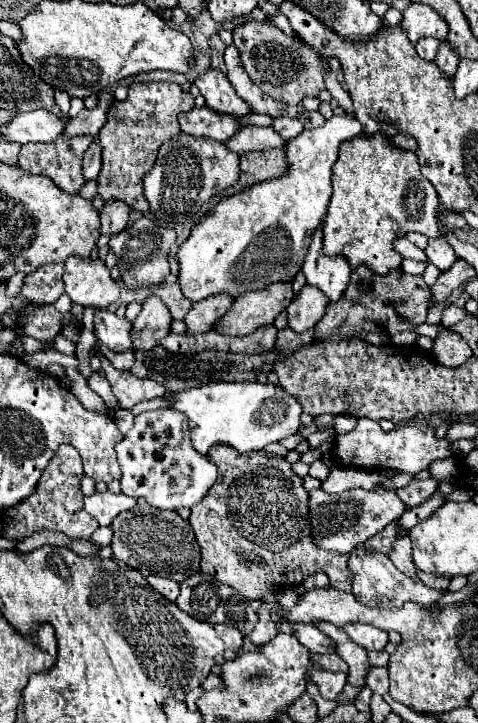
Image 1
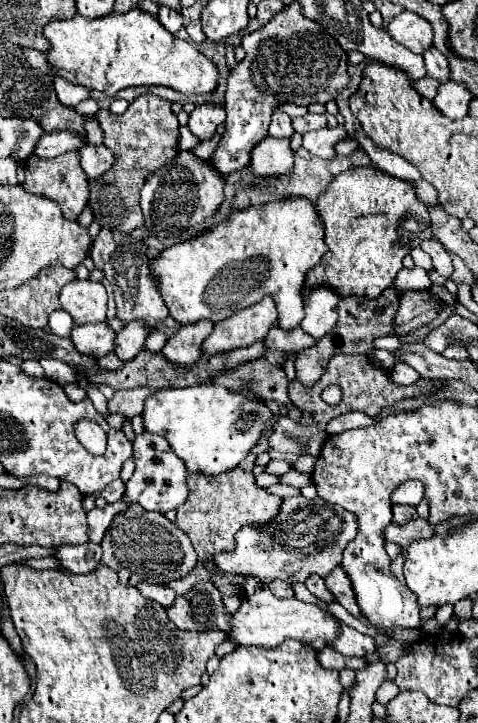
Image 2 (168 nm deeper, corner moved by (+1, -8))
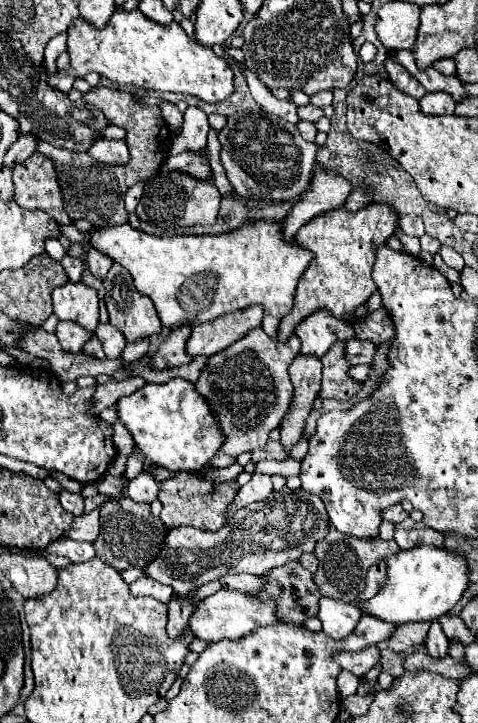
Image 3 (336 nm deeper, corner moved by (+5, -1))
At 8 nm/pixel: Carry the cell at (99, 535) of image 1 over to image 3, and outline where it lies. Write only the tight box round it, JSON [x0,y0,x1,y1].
[61,539,95,563]

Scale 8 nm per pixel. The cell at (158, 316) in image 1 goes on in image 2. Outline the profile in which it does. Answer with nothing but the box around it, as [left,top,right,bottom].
[115,320,151,362]

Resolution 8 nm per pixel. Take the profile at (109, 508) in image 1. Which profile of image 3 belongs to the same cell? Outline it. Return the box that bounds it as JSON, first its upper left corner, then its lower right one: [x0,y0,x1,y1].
[63,509,99,543]

